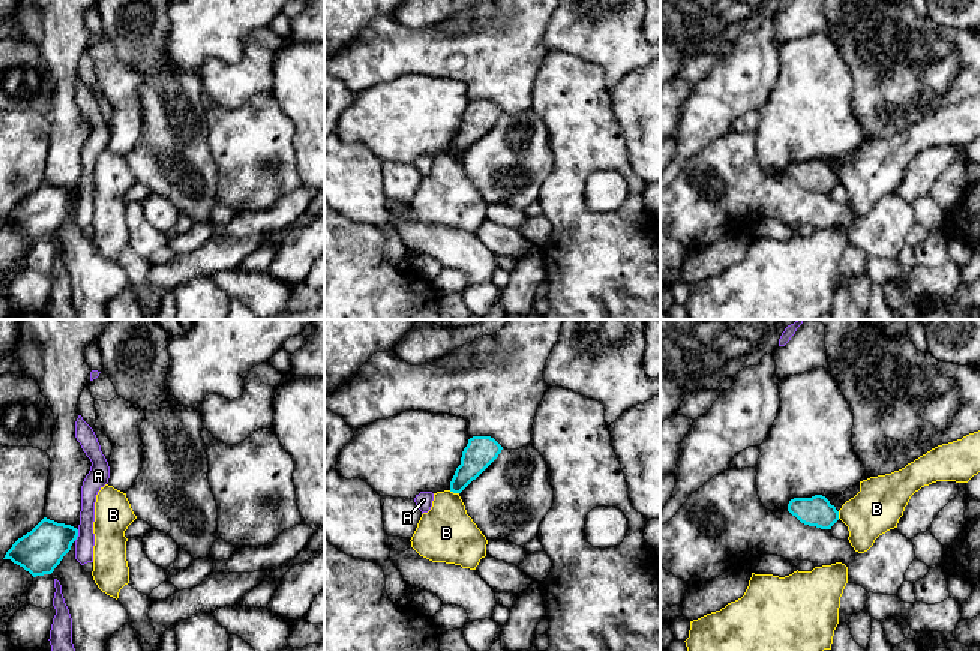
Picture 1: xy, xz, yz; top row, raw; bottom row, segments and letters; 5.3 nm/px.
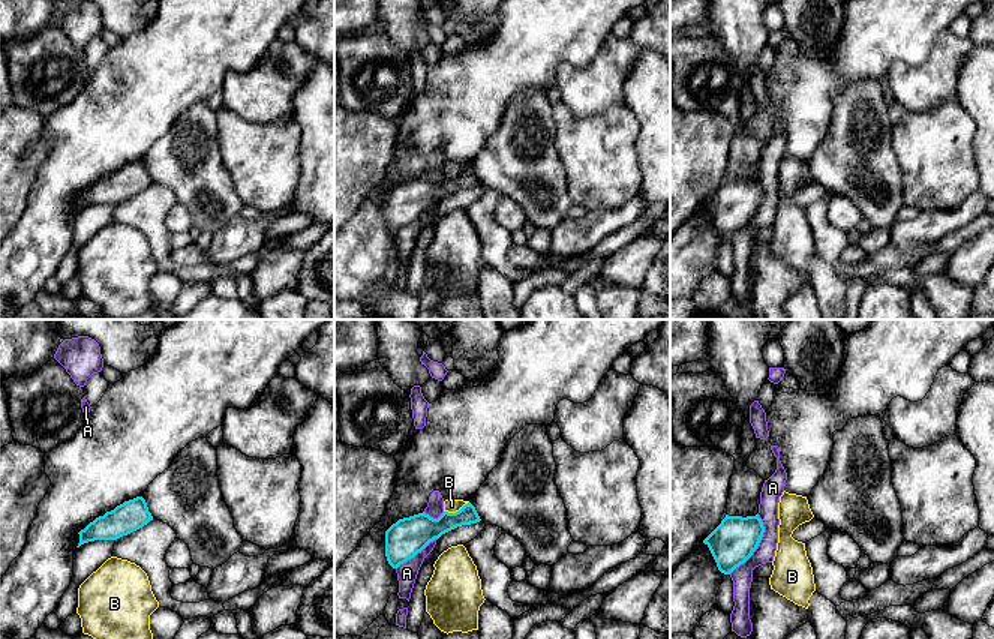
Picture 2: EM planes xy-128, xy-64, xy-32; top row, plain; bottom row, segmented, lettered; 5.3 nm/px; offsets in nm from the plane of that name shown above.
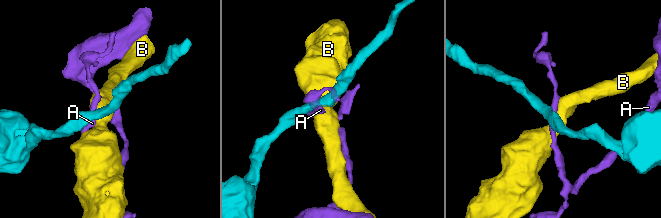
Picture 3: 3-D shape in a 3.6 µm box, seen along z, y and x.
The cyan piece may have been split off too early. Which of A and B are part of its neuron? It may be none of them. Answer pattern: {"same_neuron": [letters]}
{"same_neuron": []}

